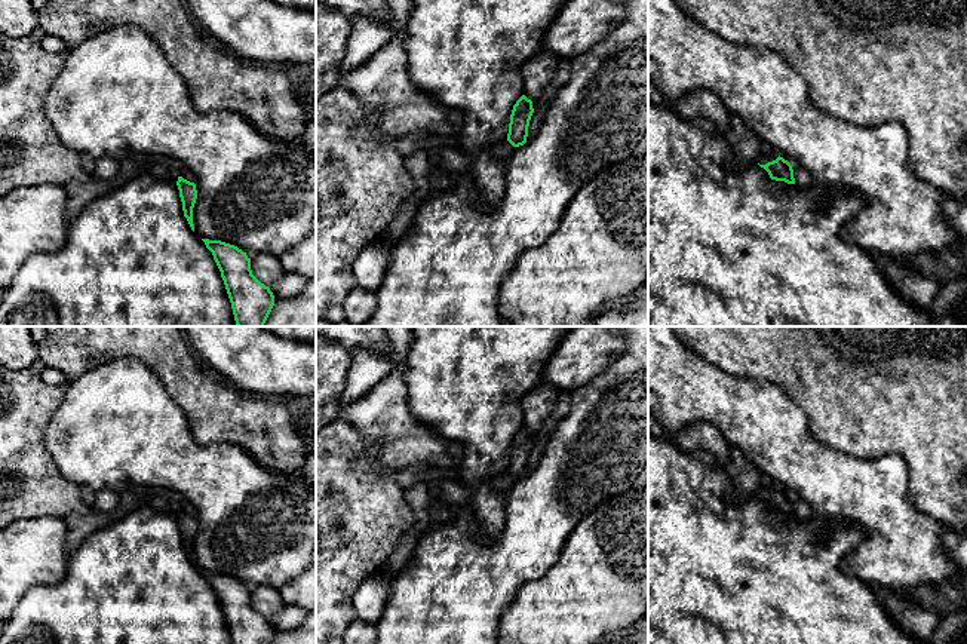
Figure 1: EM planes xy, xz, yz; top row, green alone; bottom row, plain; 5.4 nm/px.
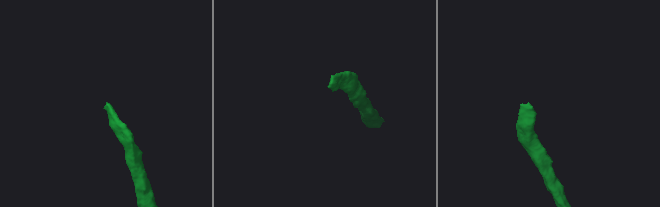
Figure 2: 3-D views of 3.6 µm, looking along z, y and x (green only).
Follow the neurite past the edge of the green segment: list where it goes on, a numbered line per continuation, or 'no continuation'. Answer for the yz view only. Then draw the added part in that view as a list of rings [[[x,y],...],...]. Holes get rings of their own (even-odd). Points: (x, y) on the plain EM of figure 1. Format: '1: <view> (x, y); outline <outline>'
1: yz (763, 491); outline [[[759,485],[756,490],[756,496],[767,497],[768,494],[773,494],[779,490],[779,487],[762,487]]]

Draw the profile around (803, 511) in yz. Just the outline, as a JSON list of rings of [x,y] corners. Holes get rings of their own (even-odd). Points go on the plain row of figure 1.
[[[792,497],[792,502],[793,502],[795,516],[798,519],[807,521],[813,518],[813,509],[807,502],[798,497]]]

